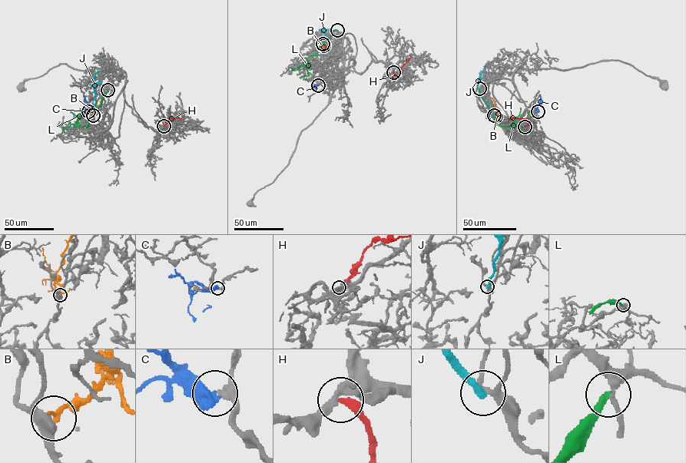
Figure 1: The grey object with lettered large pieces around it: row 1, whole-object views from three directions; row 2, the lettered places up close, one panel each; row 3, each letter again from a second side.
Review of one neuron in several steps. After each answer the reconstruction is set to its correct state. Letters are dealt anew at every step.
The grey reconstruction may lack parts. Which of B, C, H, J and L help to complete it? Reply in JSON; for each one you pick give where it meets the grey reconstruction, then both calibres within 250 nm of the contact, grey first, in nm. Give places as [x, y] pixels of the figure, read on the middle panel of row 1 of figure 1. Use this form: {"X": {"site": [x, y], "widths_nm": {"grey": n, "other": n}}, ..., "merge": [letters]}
{"C": {"site": [318, 85], "widths_nm": {"grey": 240, "other": 550}}, "merge": ["C"]}

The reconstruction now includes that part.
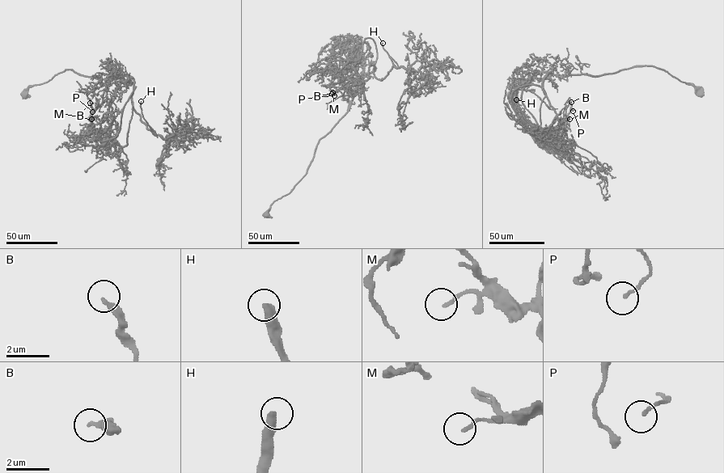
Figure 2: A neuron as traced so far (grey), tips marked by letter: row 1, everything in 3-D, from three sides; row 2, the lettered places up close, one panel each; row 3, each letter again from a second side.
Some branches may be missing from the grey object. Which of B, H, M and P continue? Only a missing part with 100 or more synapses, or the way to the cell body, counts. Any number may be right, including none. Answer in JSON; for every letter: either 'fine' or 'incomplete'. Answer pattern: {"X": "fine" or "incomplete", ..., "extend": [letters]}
{"B": "fine", "H": "incomplete", "M": "fine", "P": "fine", "extend": ["H"]}

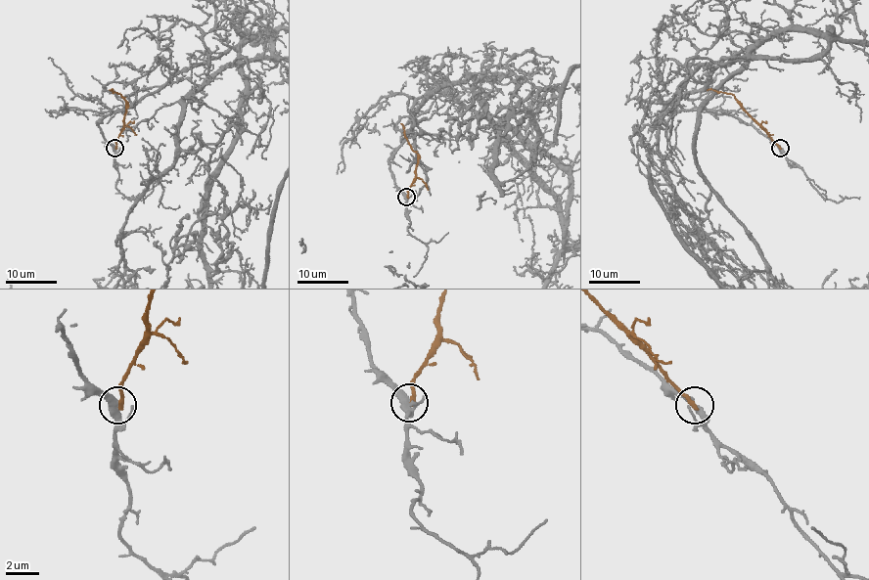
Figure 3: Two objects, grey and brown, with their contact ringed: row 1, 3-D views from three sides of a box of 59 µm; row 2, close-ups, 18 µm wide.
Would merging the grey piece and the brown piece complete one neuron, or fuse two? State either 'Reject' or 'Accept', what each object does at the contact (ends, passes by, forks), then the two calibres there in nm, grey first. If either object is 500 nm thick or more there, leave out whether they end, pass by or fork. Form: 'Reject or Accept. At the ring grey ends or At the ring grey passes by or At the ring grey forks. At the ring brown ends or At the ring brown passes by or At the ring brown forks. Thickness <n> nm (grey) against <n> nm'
Reject. At the ring grey passes by. At the ring brown ends. Thickness 400 nm (grey) against 280 nm

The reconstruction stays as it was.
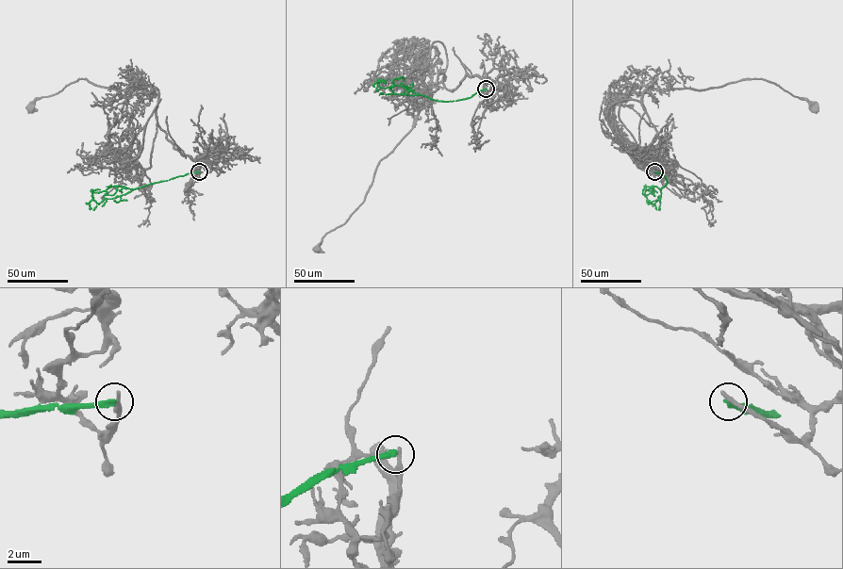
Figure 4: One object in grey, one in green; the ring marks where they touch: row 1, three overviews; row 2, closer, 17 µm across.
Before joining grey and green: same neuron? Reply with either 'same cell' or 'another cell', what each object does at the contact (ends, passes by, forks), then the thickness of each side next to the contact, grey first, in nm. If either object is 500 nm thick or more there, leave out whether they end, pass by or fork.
another cell; grey ends there; green ends there; 300 nm thick on the grey side, 320 nm on the other

